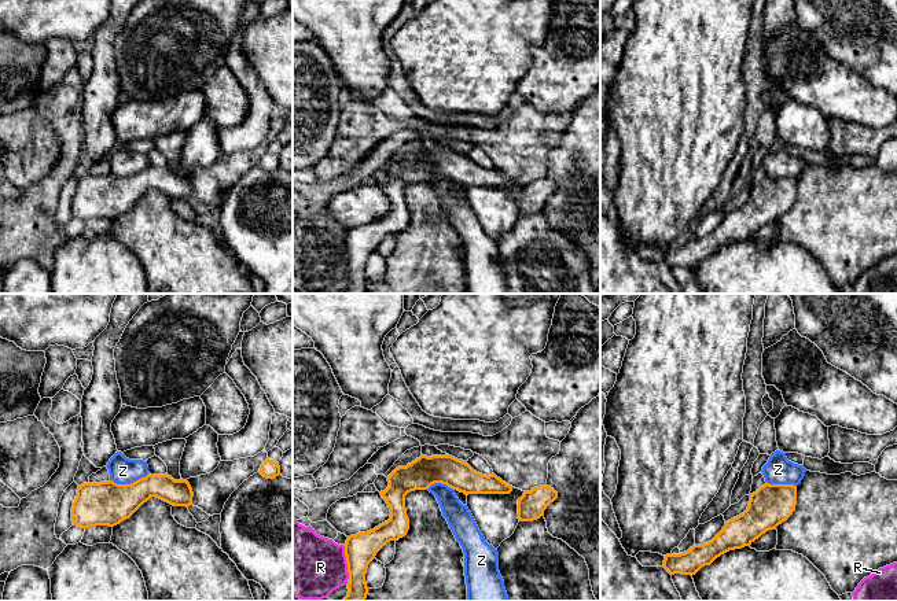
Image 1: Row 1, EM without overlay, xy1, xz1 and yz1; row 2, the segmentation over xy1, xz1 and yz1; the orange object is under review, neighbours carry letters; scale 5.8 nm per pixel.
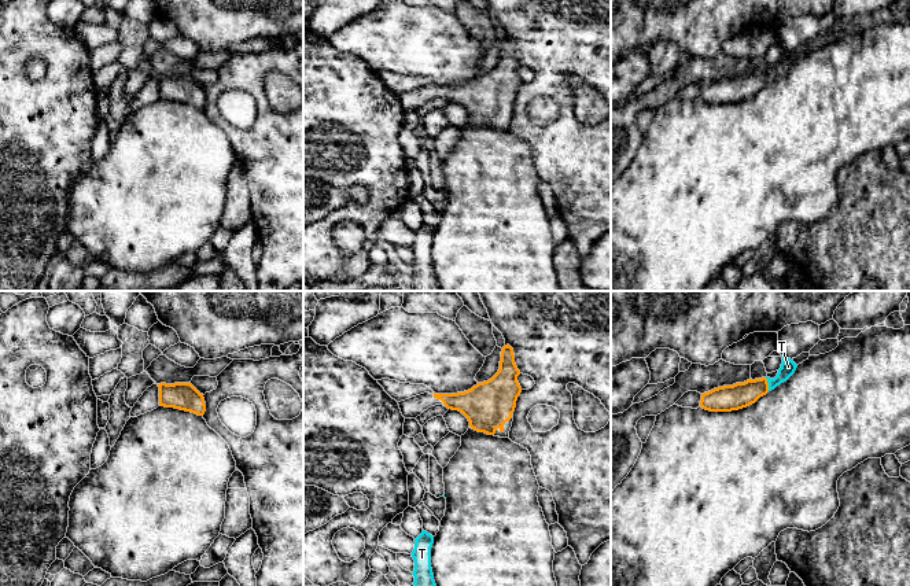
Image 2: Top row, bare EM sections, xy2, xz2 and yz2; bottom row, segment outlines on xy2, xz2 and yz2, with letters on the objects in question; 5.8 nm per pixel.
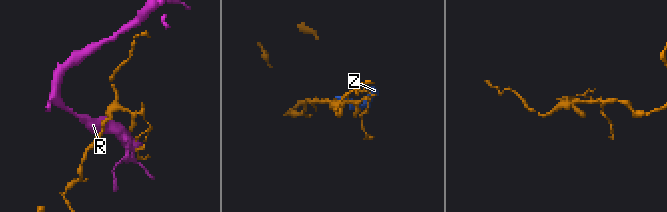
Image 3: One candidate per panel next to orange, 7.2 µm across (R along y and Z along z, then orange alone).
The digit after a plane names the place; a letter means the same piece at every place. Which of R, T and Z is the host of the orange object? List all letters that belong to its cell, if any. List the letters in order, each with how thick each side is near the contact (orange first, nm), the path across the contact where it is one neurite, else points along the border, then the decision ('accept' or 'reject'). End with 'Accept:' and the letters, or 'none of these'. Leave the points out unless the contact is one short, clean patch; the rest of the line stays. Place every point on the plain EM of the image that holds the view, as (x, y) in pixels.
R: 190/380 nm | along xz1 (342, 238), (349, 270) | reject
T: 150/90 nm | across yz2 (728, 91), (767, 77), (788, 59) | accept
Z: 260/160 nm | along xy1 (149, 165), (129, 176), (114, 176), (110, 173) | reject
Accept: T

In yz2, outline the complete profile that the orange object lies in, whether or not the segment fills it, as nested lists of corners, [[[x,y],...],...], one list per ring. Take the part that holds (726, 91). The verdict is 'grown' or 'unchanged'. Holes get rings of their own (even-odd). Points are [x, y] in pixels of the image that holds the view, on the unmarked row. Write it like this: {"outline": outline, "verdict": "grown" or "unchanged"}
{"outline": [[[782,49],[781,60],[774,71],[749,71],[744,75],[723,78],[701,86],[700,99],[710,104],[732,104],[755,96],[760,89],[786,74],[796,63],[793,52]]], "verdict": "grown"}

